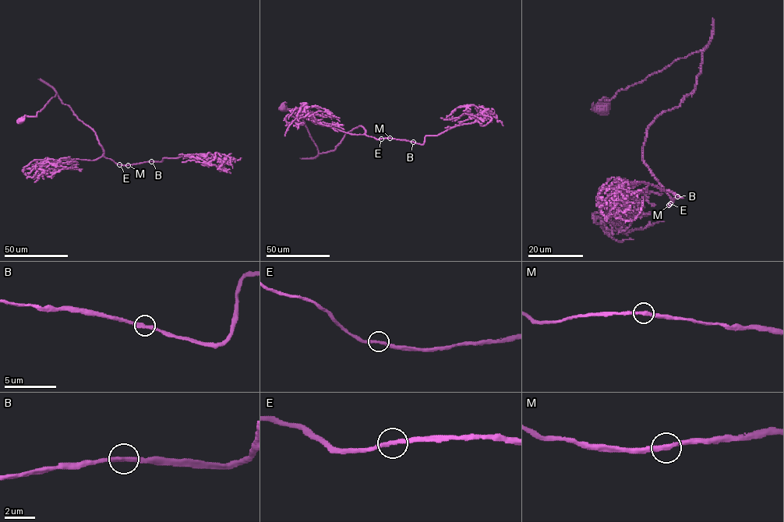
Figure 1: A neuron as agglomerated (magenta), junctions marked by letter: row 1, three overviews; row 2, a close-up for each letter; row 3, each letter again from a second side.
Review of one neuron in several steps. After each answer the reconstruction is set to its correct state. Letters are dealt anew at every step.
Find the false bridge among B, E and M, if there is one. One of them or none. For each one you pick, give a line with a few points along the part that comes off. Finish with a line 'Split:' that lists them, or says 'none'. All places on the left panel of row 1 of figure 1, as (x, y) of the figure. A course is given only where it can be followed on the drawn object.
Split: none

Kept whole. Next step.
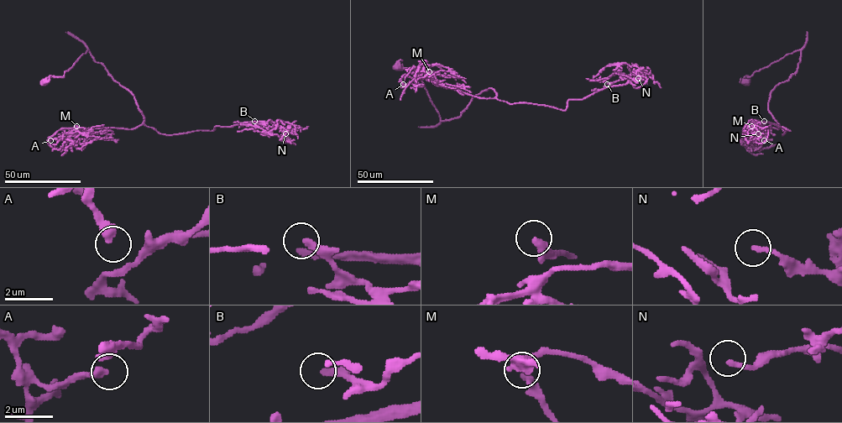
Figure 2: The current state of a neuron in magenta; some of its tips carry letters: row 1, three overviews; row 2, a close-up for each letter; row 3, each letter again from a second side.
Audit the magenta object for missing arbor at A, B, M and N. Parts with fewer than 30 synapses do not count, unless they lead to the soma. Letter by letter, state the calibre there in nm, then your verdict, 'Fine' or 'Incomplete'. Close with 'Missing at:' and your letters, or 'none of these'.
A: Thickness 360 nm. Fine
B: Thickness 300 nm. Fine
M: Thickness 320 nm. Fine
N: Thickness 140 nm. Fine
Missing at: none of these

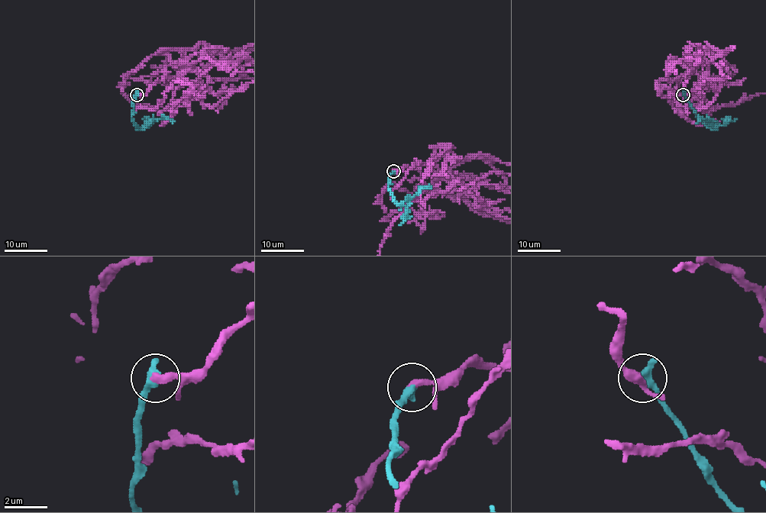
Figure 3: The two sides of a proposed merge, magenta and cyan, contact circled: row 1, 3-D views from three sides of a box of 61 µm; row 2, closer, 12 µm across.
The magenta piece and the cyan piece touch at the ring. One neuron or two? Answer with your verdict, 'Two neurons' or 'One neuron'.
One neuron

